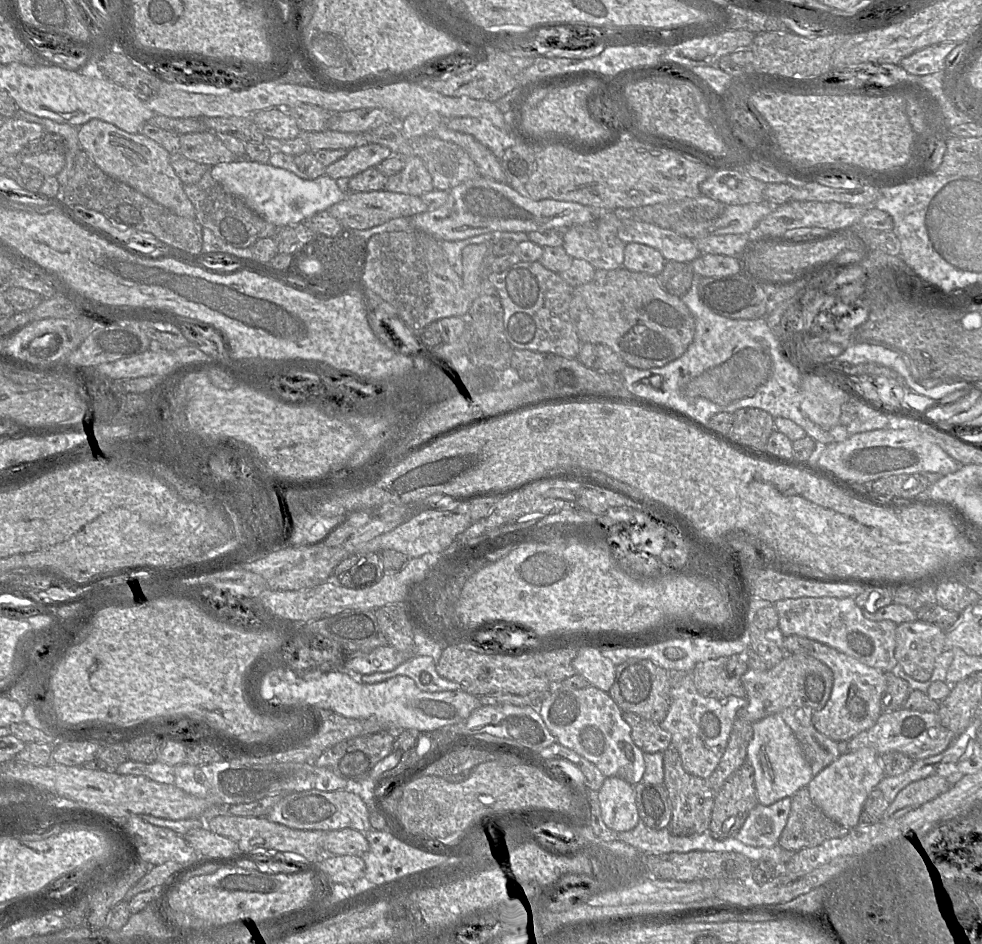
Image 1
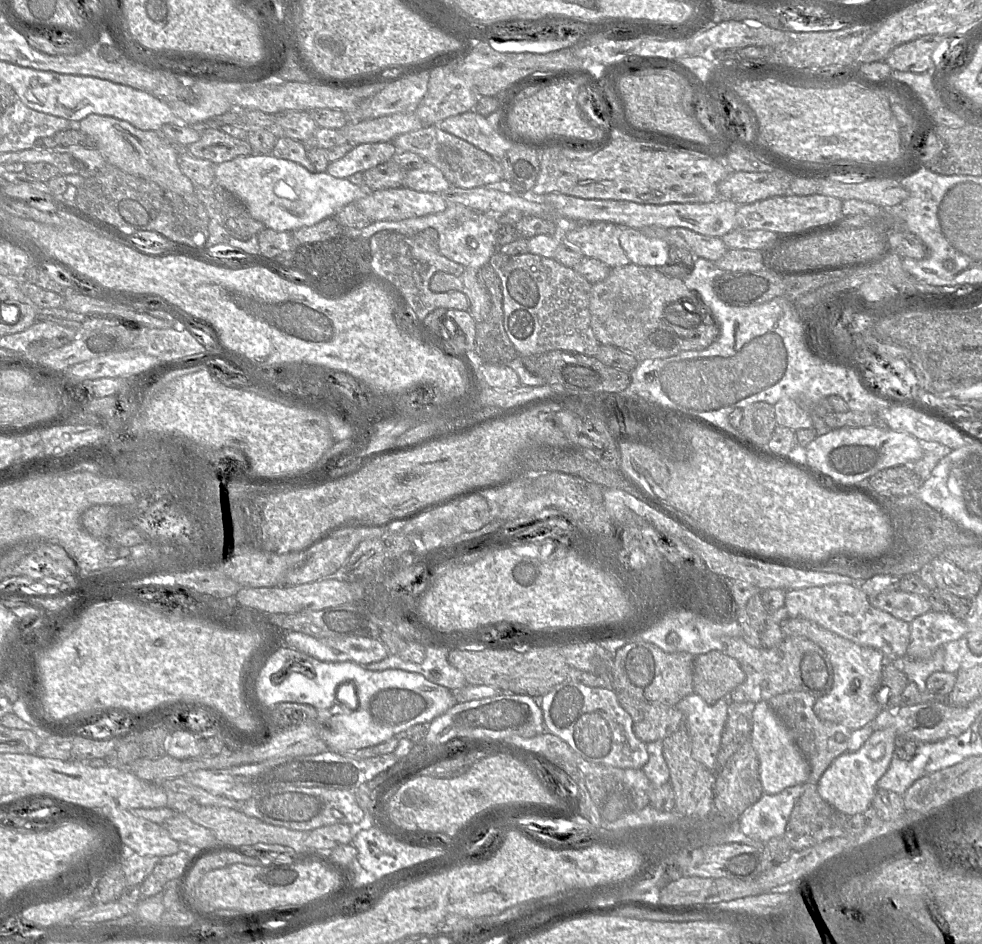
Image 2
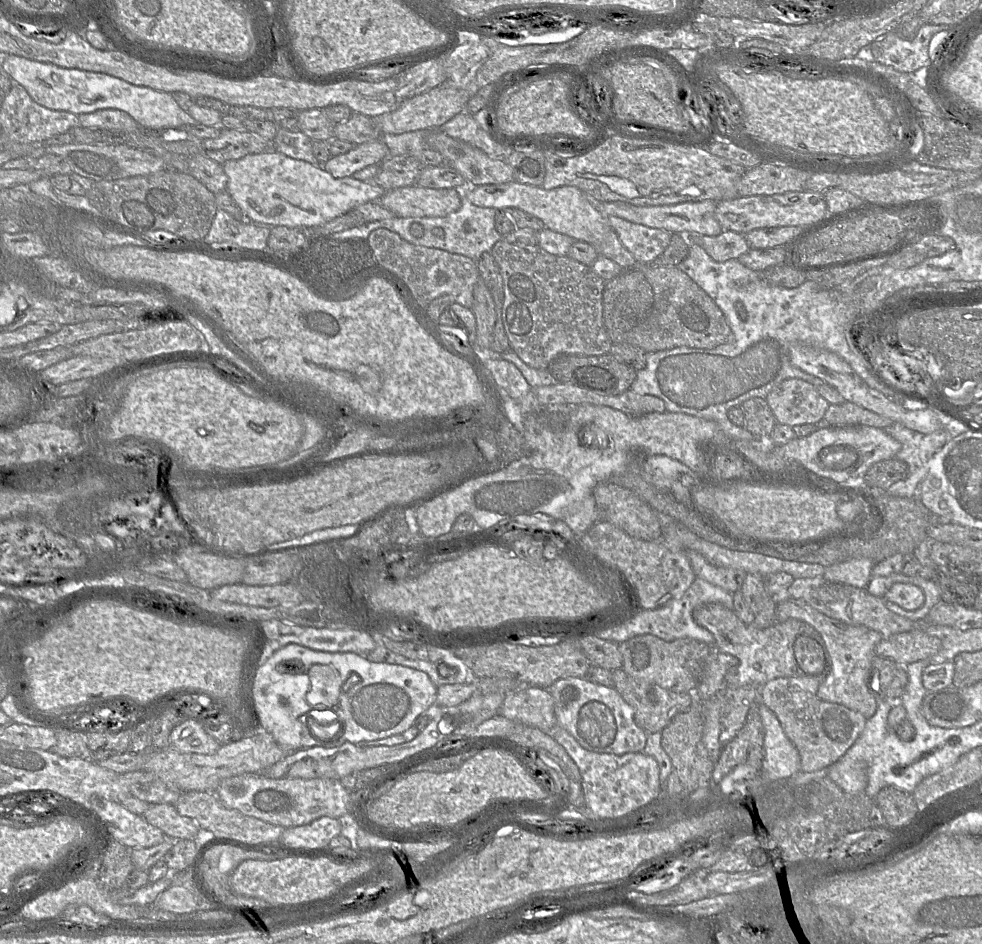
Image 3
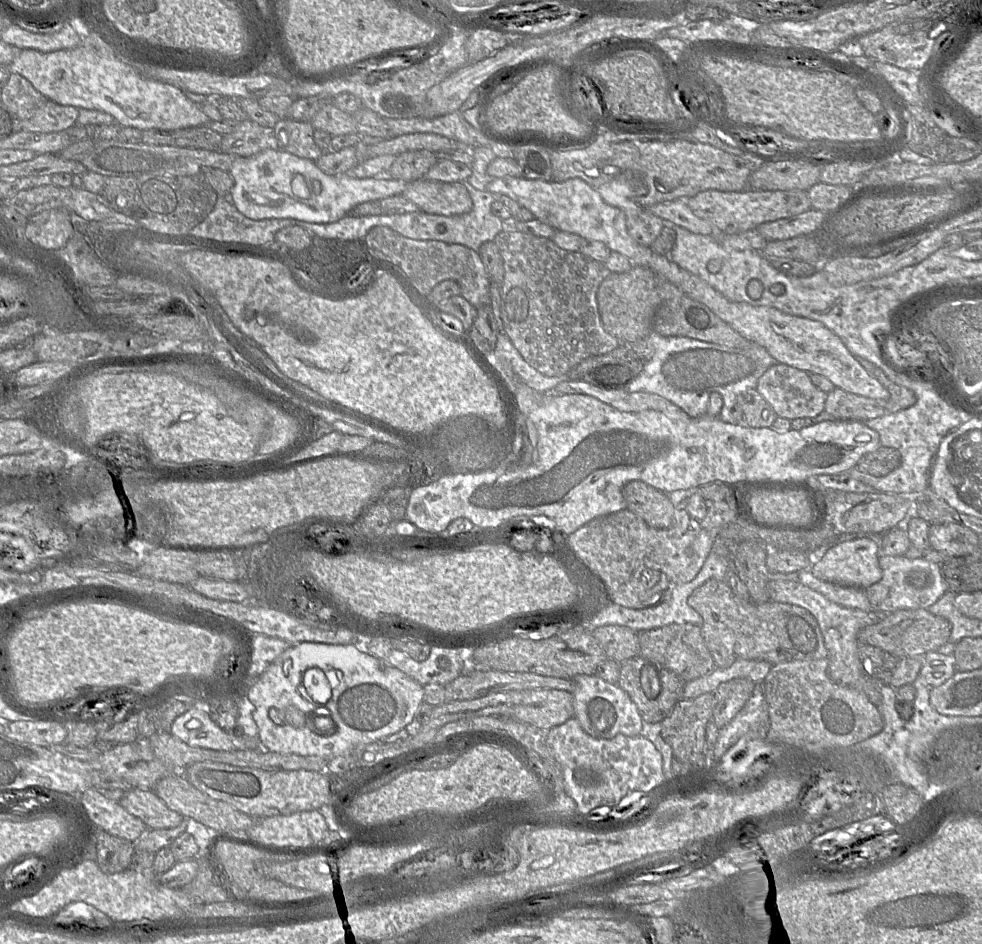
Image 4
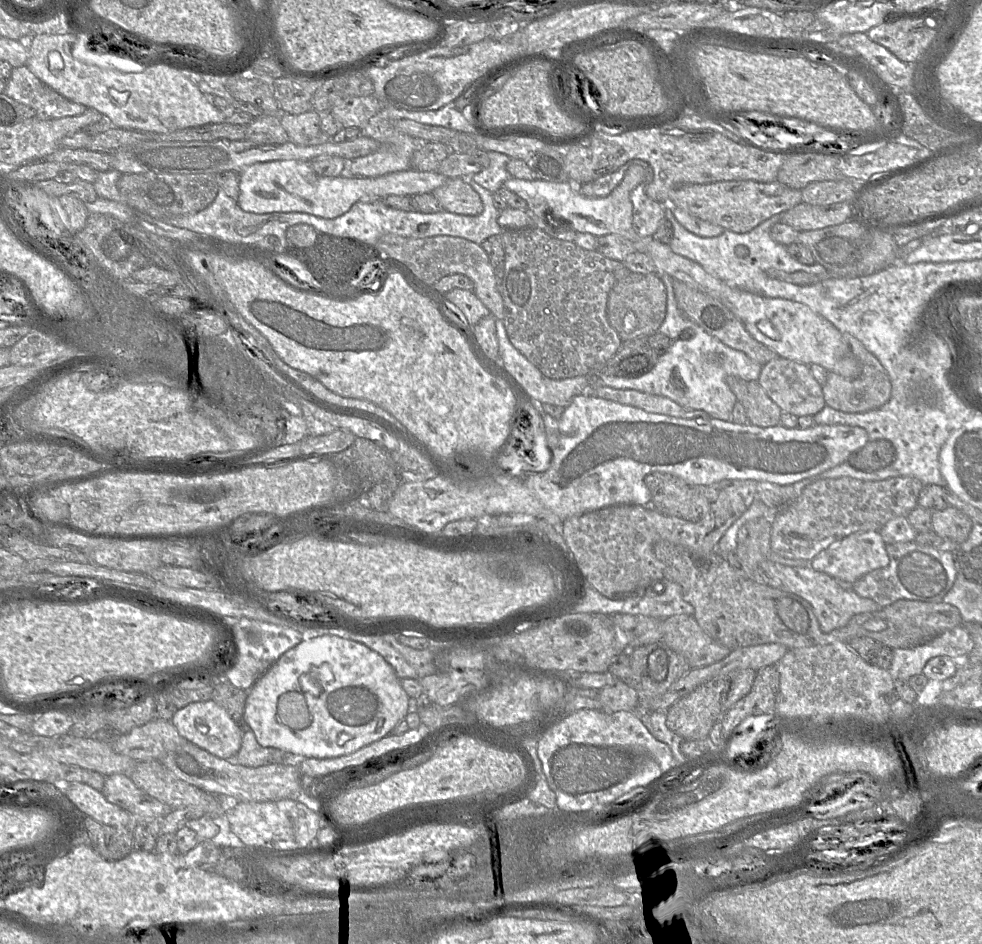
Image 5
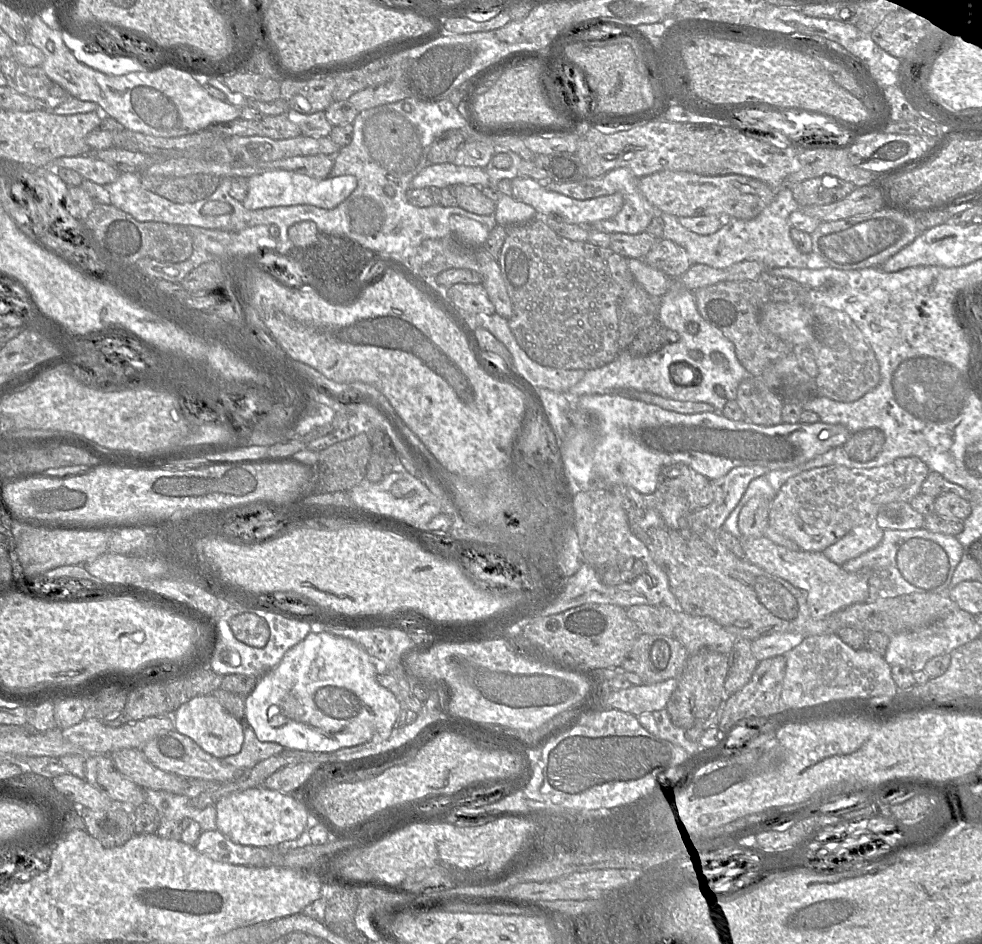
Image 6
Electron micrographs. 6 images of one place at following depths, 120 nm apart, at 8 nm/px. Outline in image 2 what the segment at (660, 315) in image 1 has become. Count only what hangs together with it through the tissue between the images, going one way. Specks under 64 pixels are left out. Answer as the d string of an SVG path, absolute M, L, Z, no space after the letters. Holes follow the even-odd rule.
M631 262L626 266L612 268L603 281L592 284L589 310L590 325L600 344L626 350L639 361L705 349L720 333L710 308L695 291L685 285L683 279L666 276L655 267L639 266Z

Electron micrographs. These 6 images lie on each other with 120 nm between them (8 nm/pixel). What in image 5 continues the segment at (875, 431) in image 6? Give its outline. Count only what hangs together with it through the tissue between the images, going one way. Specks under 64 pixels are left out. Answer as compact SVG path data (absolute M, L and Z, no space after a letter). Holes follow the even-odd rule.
M885 439L869 440L863 447L850 454L847 461L857 470L873 472L881 470L897 458L894 445Z

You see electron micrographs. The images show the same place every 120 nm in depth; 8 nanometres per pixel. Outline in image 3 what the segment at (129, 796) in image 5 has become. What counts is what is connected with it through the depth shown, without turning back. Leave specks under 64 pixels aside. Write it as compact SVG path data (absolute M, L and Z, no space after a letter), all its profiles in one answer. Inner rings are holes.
M150 804L143 817L174 840L194 840L200 829L193 819L180 815L174 804Z

